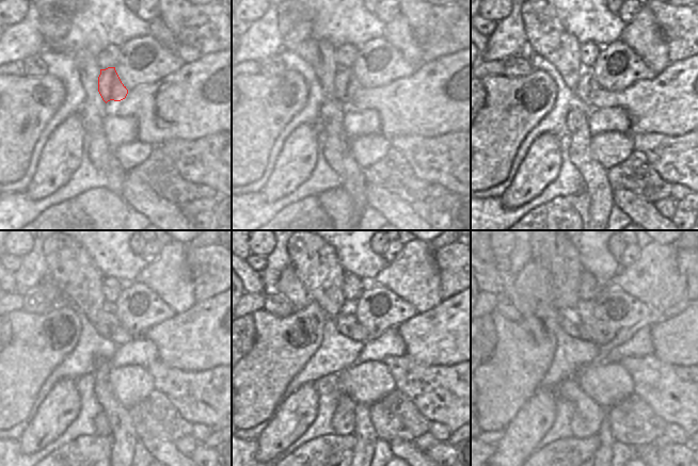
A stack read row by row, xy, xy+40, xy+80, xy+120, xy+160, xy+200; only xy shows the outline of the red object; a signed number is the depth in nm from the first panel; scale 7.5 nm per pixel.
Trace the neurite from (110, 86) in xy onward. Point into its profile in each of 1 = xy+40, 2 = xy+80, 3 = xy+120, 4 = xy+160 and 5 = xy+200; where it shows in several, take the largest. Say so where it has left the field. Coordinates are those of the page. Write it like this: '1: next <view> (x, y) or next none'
1: next xy+40 (346, 83)
2: next xy+80 (587, 84)
3: next xy+120 (106, 322)
4: next xy+160 (345, 321)
5: next xy+200 (581, 318)

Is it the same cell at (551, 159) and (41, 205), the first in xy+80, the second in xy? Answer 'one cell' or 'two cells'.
two cells

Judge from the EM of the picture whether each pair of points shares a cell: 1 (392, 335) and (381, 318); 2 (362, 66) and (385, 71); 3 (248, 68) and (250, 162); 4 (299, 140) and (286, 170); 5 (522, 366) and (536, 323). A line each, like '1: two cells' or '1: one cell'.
1: two cells
2: one cell
3: two cells
4: one cell
5: one cell

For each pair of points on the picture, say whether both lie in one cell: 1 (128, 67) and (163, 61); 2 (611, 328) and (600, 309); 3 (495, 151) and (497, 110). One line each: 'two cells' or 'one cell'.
1: one cell
2: one cell
3: one cell

